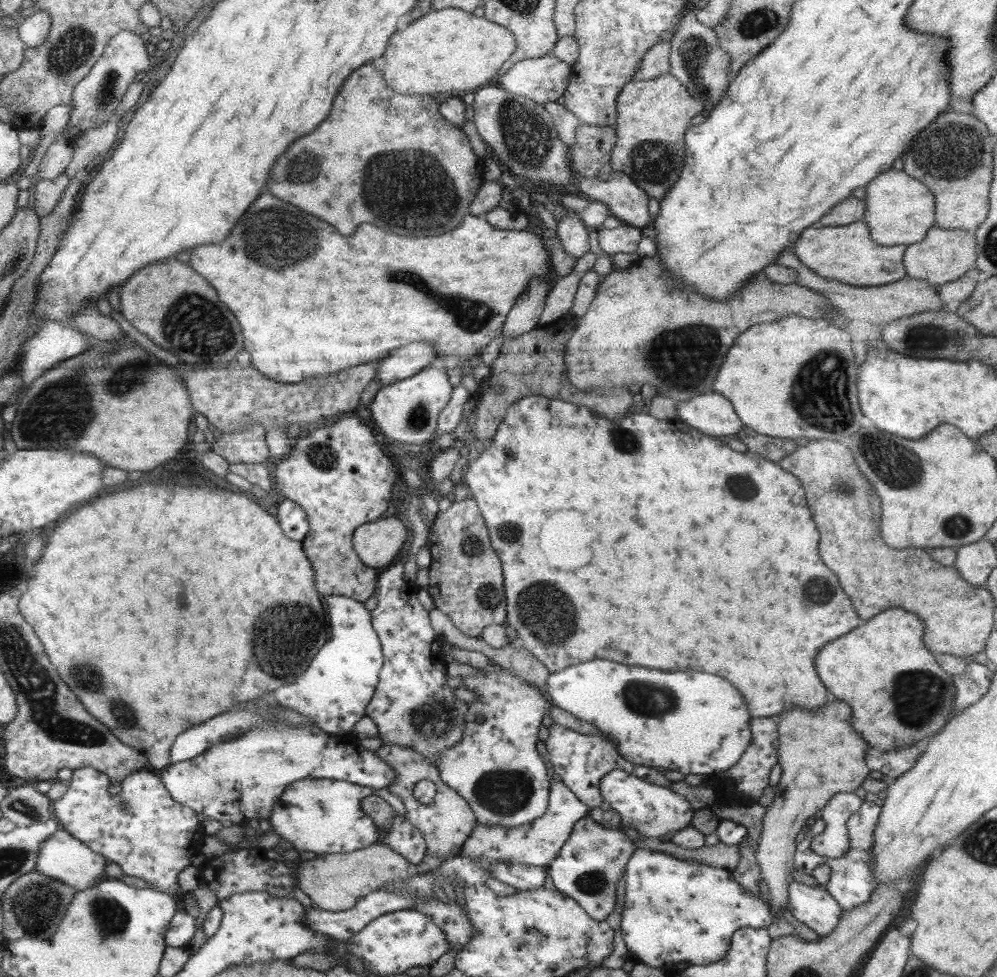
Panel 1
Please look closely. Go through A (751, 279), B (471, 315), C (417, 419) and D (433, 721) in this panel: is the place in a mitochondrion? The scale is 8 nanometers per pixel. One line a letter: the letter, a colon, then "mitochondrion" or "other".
A: other
B: mitochondrion
C: mitochondrion
D: mitochondrion

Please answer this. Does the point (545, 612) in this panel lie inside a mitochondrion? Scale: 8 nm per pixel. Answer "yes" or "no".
yes

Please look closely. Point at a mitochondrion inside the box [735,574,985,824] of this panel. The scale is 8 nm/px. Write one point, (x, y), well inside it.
(917, 697)

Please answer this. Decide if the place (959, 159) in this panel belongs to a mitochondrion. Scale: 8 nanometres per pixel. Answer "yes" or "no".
yes

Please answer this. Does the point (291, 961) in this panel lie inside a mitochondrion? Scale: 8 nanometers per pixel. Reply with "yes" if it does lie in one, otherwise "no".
no

